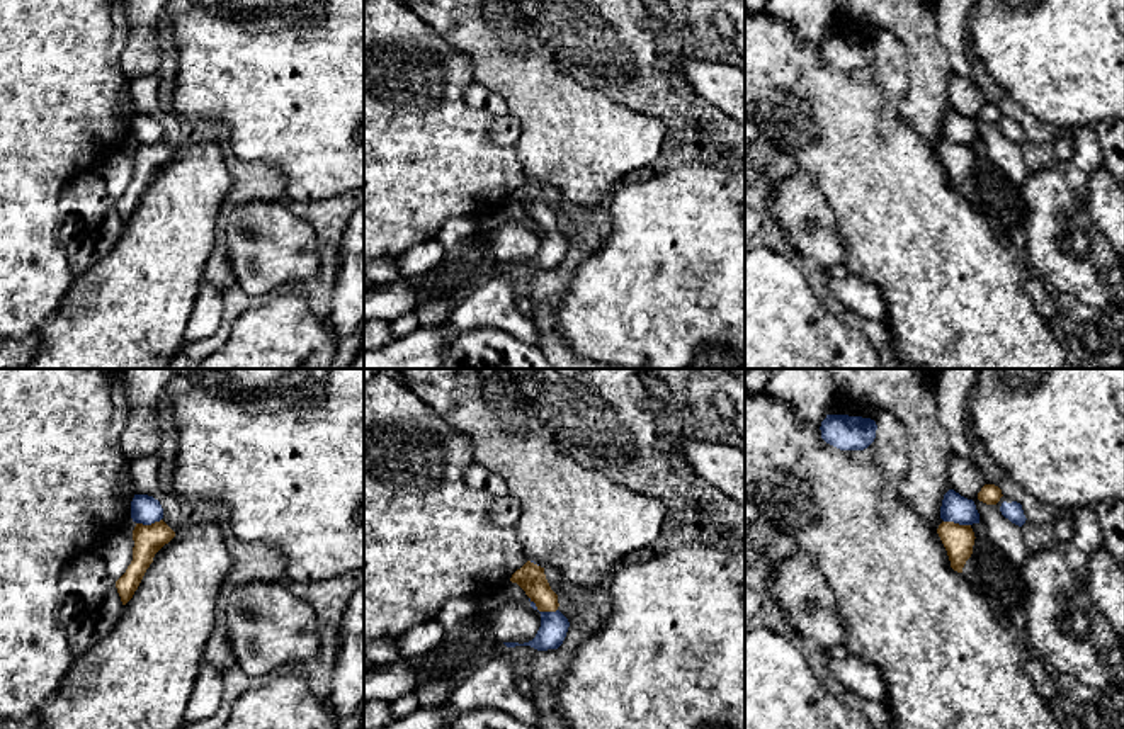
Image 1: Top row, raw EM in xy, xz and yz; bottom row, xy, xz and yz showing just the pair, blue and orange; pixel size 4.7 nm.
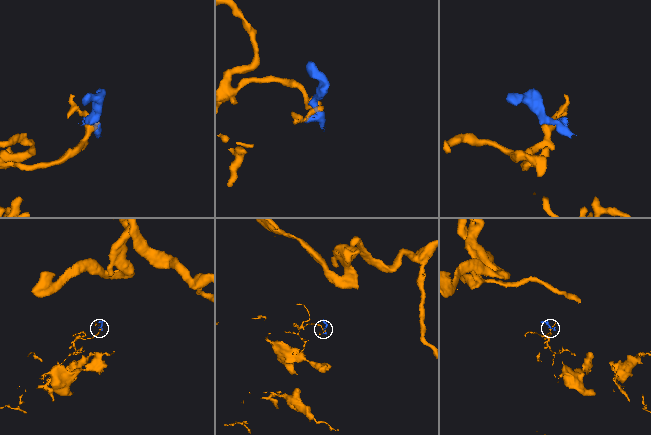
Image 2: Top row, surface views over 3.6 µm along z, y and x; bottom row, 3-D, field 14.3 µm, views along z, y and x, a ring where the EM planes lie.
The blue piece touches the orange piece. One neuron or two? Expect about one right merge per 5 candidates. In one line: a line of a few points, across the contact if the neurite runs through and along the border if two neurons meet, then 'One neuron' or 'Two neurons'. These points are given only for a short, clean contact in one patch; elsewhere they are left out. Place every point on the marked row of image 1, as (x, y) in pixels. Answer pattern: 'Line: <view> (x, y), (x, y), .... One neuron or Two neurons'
Line: xz (529, 597), (539, 610), (556, 610). Two neurons

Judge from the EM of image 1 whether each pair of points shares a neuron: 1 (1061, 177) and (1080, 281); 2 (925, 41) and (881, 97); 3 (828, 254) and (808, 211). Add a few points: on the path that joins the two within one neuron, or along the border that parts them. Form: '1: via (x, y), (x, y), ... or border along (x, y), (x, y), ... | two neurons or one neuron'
1: via (1051, 203), (1051, 252), (1055, 255) | one neuron
2: border along (886, 31), (903, 48), (907, 92), (900, 106) | two neurons
3: via (823, 242), (820, 220) | one neuron

